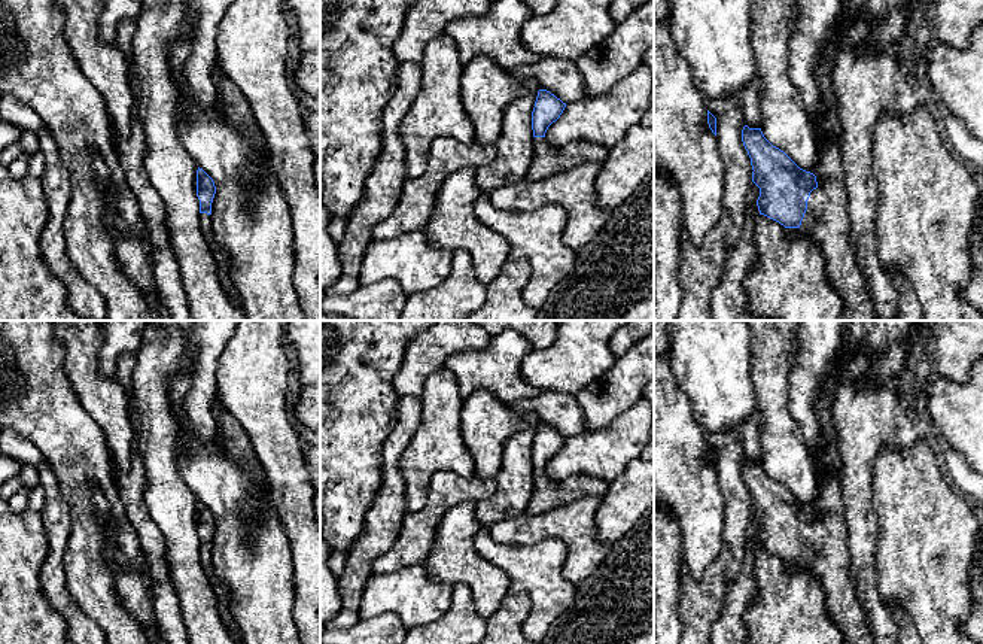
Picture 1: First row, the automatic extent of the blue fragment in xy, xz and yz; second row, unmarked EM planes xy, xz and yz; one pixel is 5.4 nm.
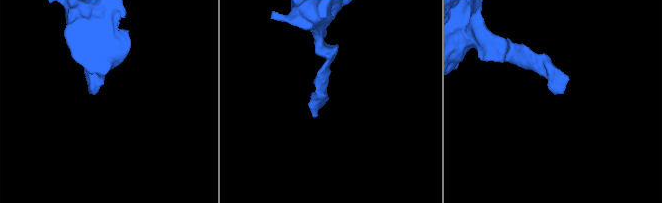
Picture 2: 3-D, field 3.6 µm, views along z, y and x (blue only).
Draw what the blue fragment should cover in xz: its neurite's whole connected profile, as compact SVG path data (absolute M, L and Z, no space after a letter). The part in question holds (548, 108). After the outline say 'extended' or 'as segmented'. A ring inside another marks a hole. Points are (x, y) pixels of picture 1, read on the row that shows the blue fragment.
M539 89L532 112L533 158L526 174L527 180L536 182L557 173L564 173L584 162L603 162L609 148L590 142L573 142L566 146L553 146L545 133L563 113L566 103L547 89Z | extended

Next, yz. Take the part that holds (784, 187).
M846 0L846 18L840 25L840 37L828 43L822 51L815 76L821 89L819 112L822 121L815 128L821 139L818 168L806 171L800 168L783 151L773 146L763 134L761 128L742 130L742 142L752 165L752 182L760 188L757 206L764 215L785 228L798 228L807 234L821 249L825 258L825 276L831 288L843 301L839 321L877 321L871 295L865 277L856 261L850 240L850 227L846 204L846 183L842 162L842 127L837 115L837 100L831 82L831 73L837 51L844 42L846 33L861 13L873 22L873 36L859 43L861 52L879 52L897 45L904 36L910 9L916 0Z | extended

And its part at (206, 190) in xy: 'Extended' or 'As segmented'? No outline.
Extended

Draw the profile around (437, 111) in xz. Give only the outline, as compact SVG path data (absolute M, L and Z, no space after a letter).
M445 33L436 36L427 45L420 66L420 92L399 125L410 179L426 171L429 146L436 137L475 140L474 124L460 98L465 64L459 58L454 40Z

